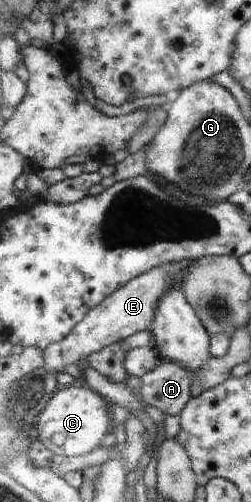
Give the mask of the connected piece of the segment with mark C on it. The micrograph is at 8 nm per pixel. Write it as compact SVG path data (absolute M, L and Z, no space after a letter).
M70 385L61 387L49 401L47 409L43 411L41 422L35 428L35 433L54 454L74 457L100 449L111 431L111 425L113 421L105 397L88 385L84 387Z

